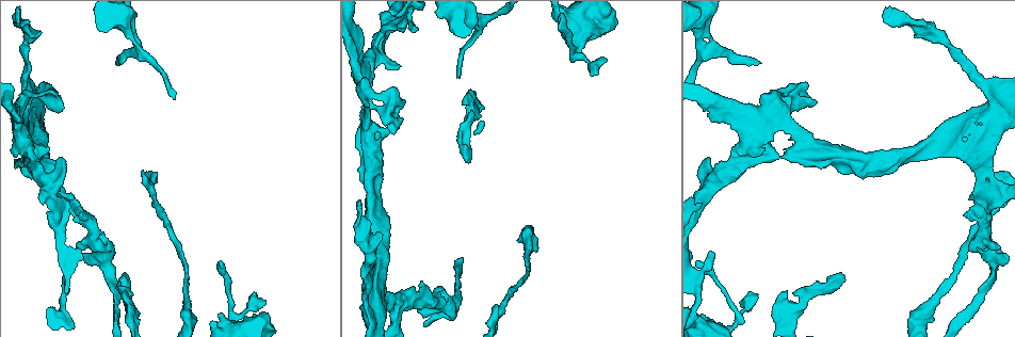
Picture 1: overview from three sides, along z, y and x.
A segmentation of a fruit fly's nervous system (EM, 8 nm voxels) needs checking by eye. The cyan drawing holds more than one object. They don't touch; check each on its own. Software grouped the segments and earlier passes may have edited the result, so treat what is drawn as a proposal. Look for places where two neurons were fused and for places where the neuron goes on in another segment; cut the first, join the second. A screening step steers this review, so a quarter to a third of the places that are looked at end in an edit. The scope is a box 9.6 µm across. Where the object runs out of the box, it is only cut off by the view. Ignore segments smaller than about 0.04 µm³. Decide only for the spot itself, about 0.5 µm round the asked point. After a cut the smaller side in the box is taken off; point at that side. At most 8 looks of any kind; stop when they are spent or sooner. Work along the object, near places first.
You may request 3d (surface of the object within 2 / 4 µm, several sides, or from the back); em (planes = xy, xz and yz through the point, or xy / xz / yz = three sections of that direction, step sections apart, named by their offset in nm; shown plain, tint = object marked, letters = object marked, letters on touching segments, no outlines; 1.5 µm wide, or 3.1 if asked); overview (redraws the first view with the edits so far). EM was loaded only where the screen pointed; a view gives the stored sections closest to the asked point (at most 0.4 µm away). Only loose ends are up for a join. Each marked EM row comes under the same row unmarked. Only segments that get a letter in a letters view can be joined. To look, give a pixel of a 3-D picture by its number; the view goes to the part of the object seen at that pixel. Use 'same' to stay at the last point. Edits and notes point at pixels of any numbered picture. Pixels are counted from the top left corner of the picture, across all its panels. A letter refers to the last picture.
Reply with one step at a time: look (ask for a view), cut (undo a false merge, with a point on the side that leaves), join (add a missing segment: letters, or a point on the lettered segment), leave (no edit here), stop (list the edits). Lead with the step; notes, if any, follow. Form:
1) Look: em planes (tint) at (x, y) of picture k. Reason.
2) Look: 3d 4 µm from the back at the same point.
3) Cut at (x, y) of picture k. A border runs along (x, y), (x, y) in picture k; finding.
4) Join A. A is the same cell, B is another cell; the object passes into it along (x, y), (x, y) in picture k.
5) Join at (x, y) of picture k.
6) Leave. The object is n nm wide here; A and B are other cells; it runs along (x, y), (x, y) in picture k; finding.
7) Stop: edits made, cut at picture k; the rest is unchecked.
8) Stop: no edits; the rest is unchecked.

Look: em yz step 4 (tint) at (460, 74) of picture 1. Branch stops here.

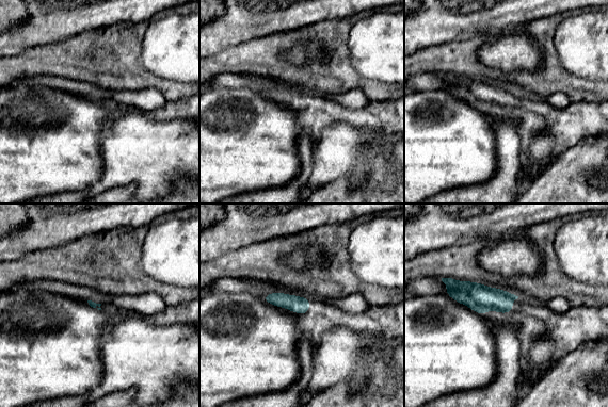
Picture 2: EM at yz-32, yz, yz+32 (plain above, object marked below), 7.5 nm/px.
Look: em planes (letters) at the same point.

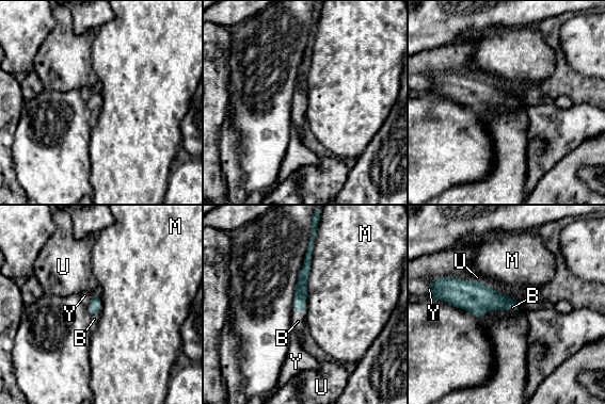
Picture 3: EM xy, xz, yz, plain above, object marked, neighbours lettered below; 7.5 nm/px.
Join B. B is the same cell, M, U and Y are other cells; the object passes into it along (300, 299), (304, 309), (298, 321) in picture 3; it goes on there.

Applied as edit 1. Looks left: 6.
Look: overview. Redraw.

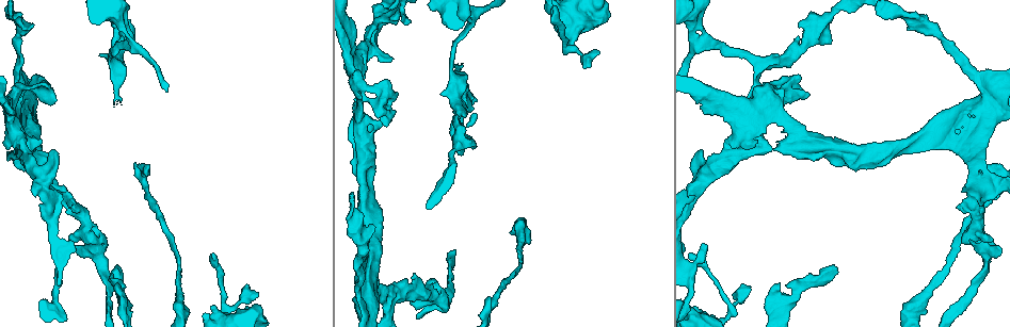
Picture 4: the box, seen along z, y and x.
Look: 3d 2 µm from the back at (763, 83) of picture 4. Touches itself.

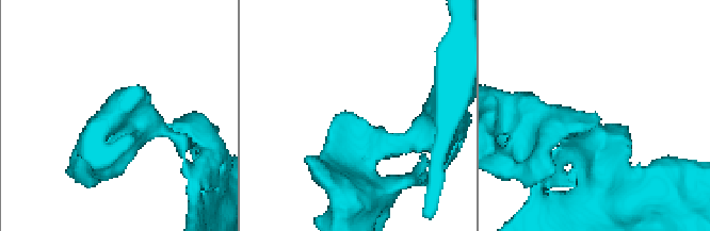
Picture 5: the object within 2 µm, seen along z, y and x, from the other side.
Look: em xz step 8 (tint) at (596, 114) of picture 5. Shape alone is not enough.

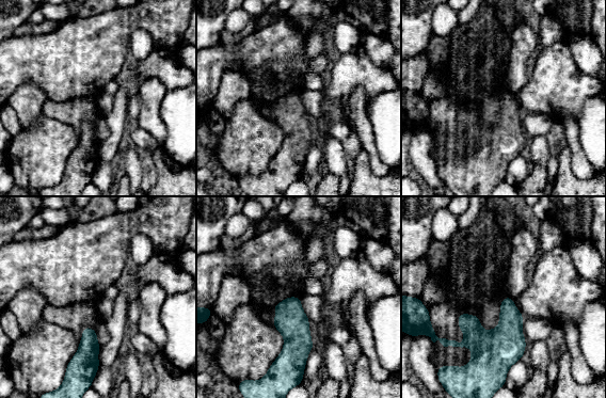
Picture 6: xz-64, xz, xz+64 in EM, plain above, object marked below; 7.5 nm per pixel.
Look: em xz step 8 (letters) at the same point. See the neighbours.

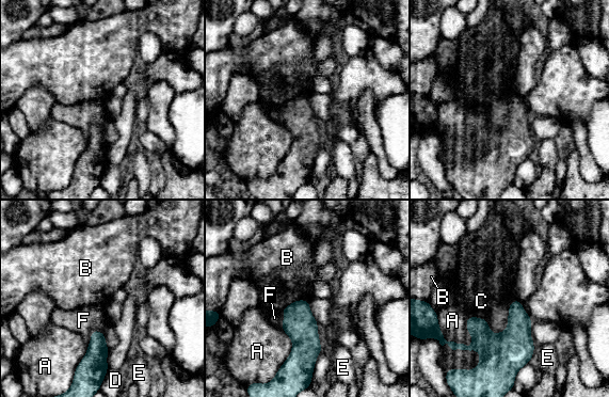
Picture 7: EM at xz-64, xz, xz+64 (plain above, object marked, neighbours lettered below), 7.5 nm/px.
Leave. A, B, C, D, E and F are other cells; continuous, no second neuron.

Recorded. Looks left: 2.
Look: em xz step 4 (tint) at (451, 280) of picture 4.

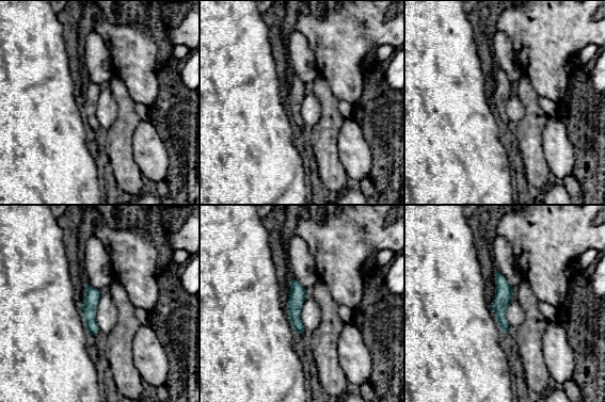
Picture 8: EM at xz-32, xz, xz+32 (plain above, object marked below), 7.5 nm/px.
Look: em planes (letters) at the same point. Cut it another way.

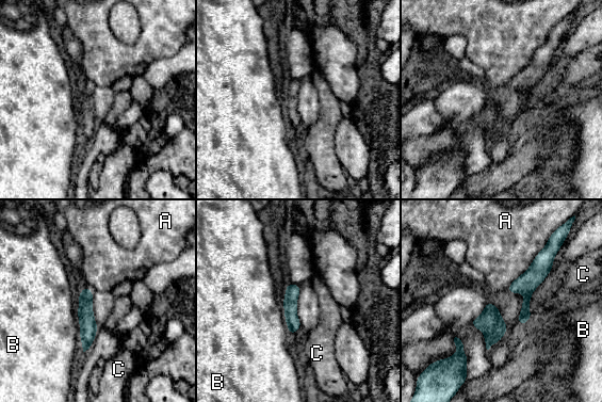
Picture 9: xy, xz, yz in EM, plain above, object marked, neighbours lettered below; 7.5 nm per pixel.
Leave. The longest contact is with A, 550 nm; A, B and C are other cells; continuous, no second neuron.

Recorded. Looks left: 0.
Stop: edits made, join at picture 3; the rest is unchecked.

